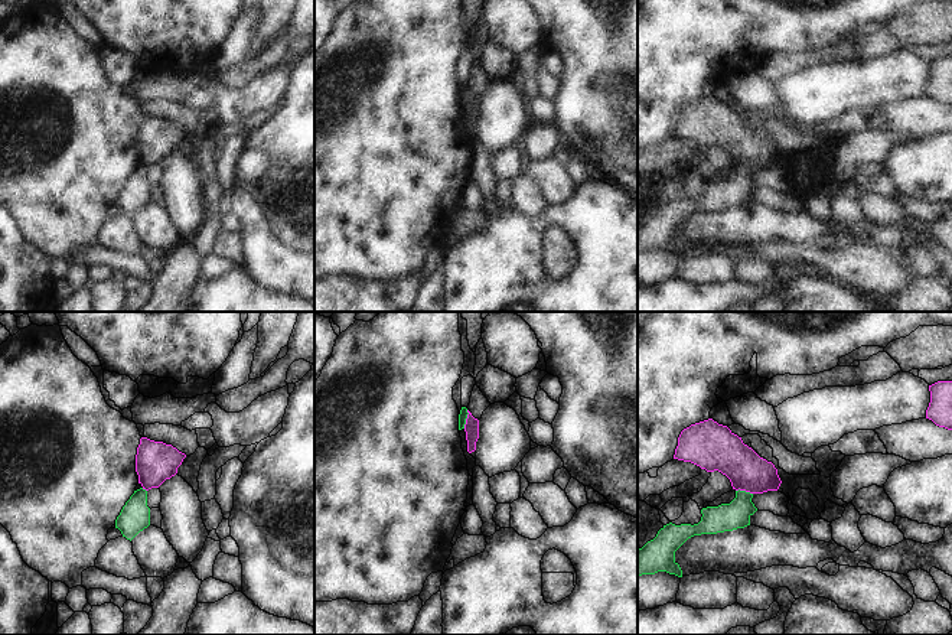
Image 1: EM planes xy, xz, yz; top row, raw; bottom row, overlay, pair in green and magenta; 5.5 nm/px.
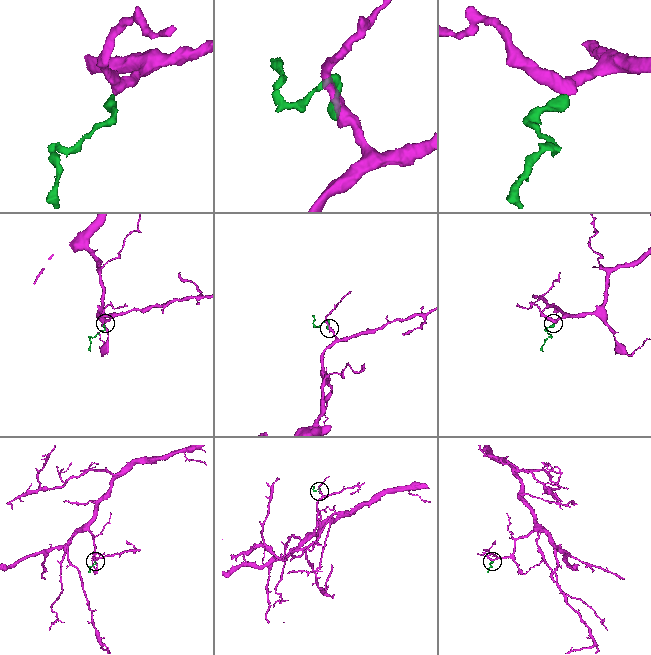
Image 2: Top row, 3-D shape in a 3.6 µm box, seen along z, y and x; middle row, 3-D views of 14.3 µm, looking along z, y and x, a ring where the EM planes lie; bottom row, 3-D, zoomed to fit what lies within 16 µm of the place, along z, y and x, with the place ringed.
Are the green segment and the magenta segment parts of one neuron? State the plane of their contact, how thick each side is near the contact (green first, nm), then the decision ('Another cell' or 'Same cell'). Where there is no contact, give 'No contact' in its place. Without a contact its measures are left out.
Touches green in xz. Thickness 50 nm (green) against 80 nm. Another cell.

